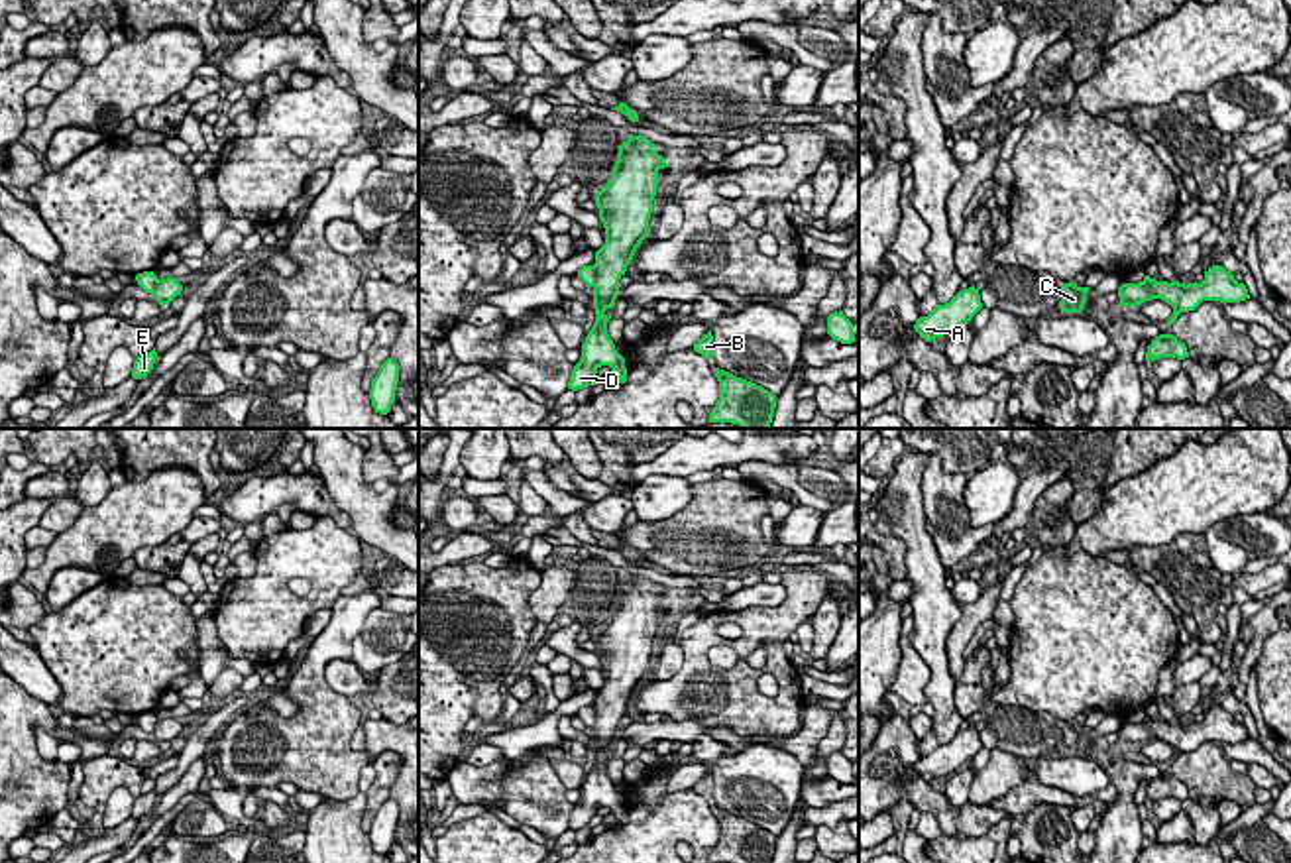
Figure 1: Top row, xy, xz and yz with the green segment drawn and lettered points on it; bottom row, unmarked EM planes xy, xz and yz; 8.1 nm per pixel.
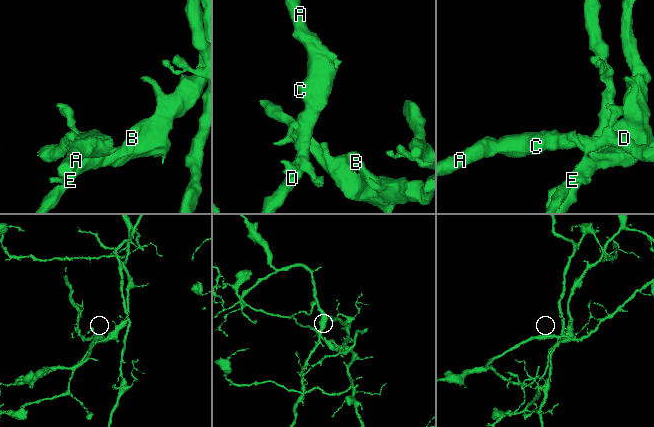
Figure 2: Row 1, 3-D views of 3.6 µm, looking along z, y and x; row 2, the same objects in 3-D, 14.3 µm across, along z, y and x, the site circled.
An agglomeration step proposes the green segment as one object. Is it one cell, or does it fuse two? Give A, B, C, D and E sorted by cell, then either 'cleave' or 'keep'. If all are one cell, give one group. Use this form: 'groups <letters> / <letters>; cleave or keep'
groups A C D / B E; cleave

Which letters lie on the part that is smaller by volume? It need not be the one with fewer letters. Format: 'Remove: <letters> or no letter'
Remove: B, E

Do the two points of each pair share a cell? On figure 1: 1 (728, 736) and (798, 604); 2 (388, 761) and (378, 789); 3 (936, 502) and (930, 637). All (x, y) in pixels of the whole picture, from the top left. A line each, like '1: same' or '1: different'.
1: different
2: same
3: different

